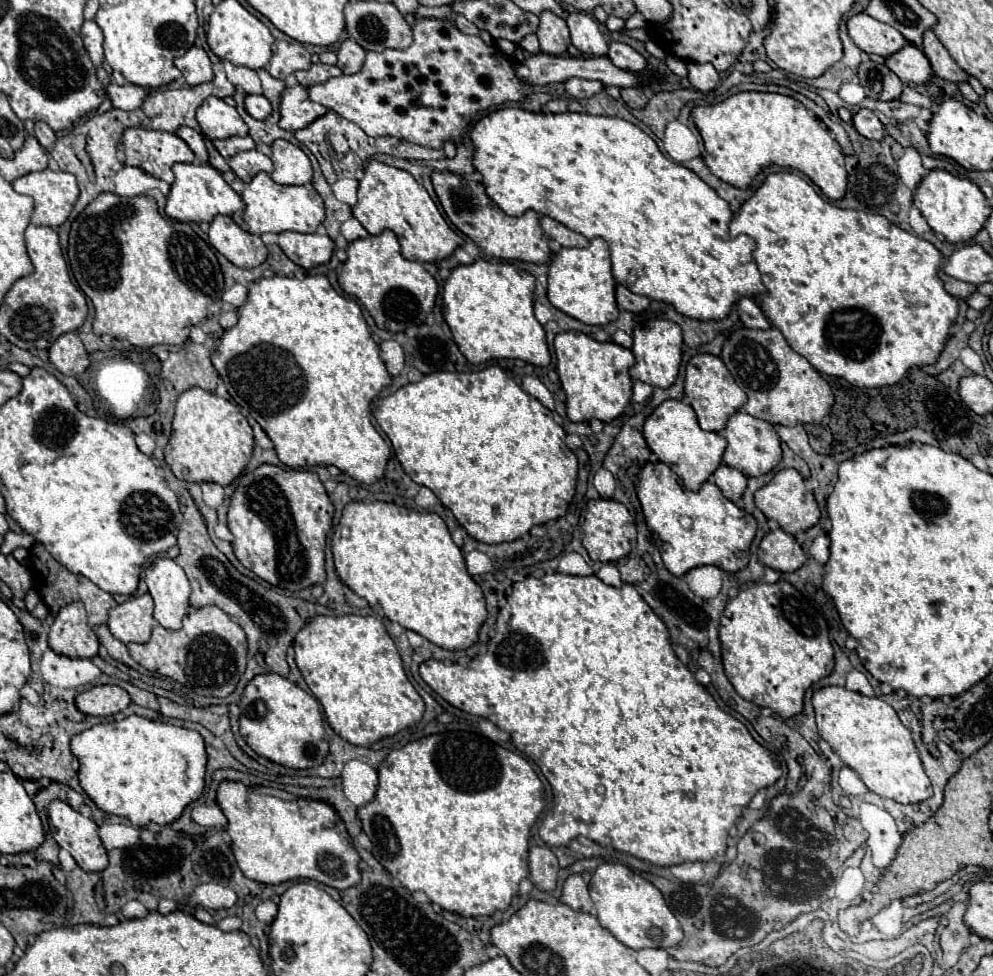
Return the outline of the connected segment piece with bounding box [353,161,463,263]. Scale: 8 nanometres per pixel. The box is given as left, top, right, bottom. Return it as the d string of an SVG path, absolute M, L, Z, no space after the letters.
M371 161L365 167L365 175L359 181L359 201L353 207L355 219L371 233L379 235L385 229L395 231L399 237L401 253L409 261L417 263L437 263L449 257L457 247L463 245L463 239L445 223L437 205L429 197L423 185L415 181L409 171L389 167L379 161Z

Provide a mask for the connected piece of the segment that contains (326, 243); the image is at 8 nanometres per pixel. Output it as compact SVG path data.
M285 231L279 235L279 247L293 263L301 265L303 269L311 269L331 259L335 243L329 235L321 233L305 235L305 233Z

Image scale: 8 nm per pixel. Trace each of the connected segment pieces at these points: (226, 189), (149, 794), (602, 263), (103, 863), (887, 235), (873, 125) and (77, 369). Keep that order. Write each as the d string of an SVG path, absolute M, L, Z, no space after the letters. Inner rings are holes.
M177 163L173 165L175 183L167 195L165 213L171 219L185 221L185 223L211 223L217 215L233 215L245 209L245 203L239 193L235 193L221 177L217 169L211 165L197 165L197 163Z
M129 715L121 721L95 725L71 741L71 751L79 759L79 783L85 793L97 803L105 813L127 817L137 827L147 827L149 823L167 825L181 817L183 809L197 801L205 787L205 767L207 753L205 741L197 731L183 729L169 723L155 723L139 715Z
M593 239L585 249L561 249L549 267L547 297L553 307L579 319L585 325L609 325L617 319L615 279L611 273L609 247L603 239Z
M51 801L47 813L53 839L73 855L83 871L95 873L107 867L107 851L97 835L93 819L83 817L65 801Z
M789 171L771 173L763 181L763 185L757 189L757 193L749 201L743 203L741 211L733 217L729 229L731 229L733 237L739 235L739 233L745 233L745 235L749 235L749 237L753 237L757 241L755 263L757 263L761 275L763 275L761 281L767 287L767 293L759 295L757 303L765 311L765 315L771 321L771 325L777 327L783 333L783 337L787 339L787 343L799 355L803 355L819 373L831 375L831 377L845 377L855 387L885 387L885 385L895 385L897 381L901 381L903 375L911 367L923 367L923 365L937 363L937 359L939 359L939 355L941 355L941 351L945 347L945 341L949 339L949 329L951 329L953 321L957 319L959 303L951 293L945 291L943 281L937 275L939 269L941 269L943 255L929 241L925 241L925 239L921 239L921 237L917 237L917 235L913 235L909 231L903 231L901 227L897 227L895 223L885 219L883 215L835 207L829 201L825 201L821 195L817 195L817 191L811 187L811 183L807 183L803 177L799 177L795 173L789 173Z
M859 109L855 115L853 115L853 123L855 123L855 129L867 137L867 139L875 139L875 141L881 141L883 135L885 135L885 127L883 123L879 123L877 115L869 109Z
M65 333L65 335L61 335L49 347L49 361L63 375L73 375L73 377L81 375L87 369L87 365L89 365L87 351L85 351L81 339L77 337L77 333Z

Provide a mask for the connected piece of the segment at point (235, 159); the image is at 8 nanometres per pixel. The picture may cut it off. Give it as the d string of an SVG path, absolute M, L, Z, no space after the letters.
M253 149L253 151L243 151L243 153L239 153L239 155L233 155L233 157L229 157L229 167L233 169L233 173L241 179L241 181L245 181L245 183L249 183L257 173L261 173L261 171L265 171L265 173L271 173L273 171L273 163L271 163L271 159L267 157L267 155L263 155L263 153L259 153L257 149Z

